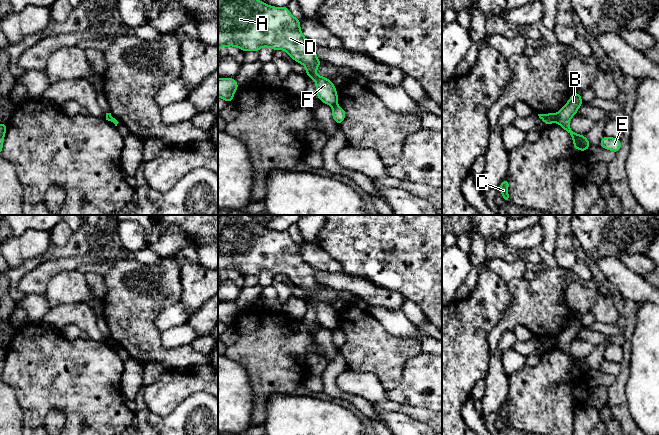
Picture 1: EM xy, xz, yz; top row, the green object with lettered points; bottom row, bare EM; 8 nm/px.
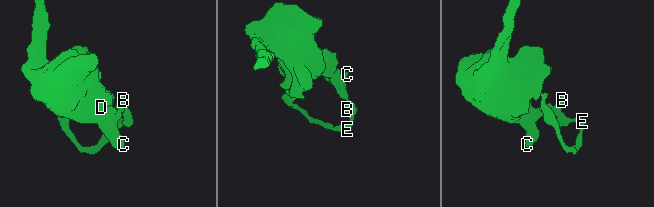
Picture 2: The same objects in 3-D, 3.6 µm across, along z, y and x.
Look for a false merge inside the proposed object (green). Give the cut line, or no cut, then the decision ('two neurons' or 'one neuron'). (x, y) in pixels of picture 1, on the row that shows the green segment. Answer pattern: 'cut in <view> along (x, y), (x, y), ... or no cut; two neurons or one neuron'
cut in yz along (557, 115), (555, 121); two neurons

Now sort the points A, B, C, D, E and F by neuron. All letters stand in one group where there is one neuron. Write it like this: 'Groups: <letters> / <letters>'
Groups: A C D F / B E

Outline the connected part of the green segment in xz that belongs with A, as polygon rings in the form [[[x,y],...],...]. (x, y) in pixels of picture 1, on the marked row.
[[[218,0],[218,53],[222,46],[235,46],[244,52],[258,52],[261,47],[284,50],[296,62],[306,67],[306,76],[316,83],[317,98],[324,104],[337,106],[337,90],[332,81],[316,74],[316,69],[322,62],[316,57],[316,45],[307,40],[300,28],[300,19],[295,18],[287,7],[273,7],[259,0]]]

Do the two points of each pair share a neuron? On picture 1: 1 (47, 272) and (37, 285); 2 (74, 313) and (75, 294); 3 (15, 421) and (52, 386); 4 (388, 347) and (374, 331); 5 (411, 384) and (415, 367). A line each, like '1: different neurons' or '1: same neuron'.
1: same neuron
2: different neurons
3: different neurons
4: same neuron
5: same neuron

